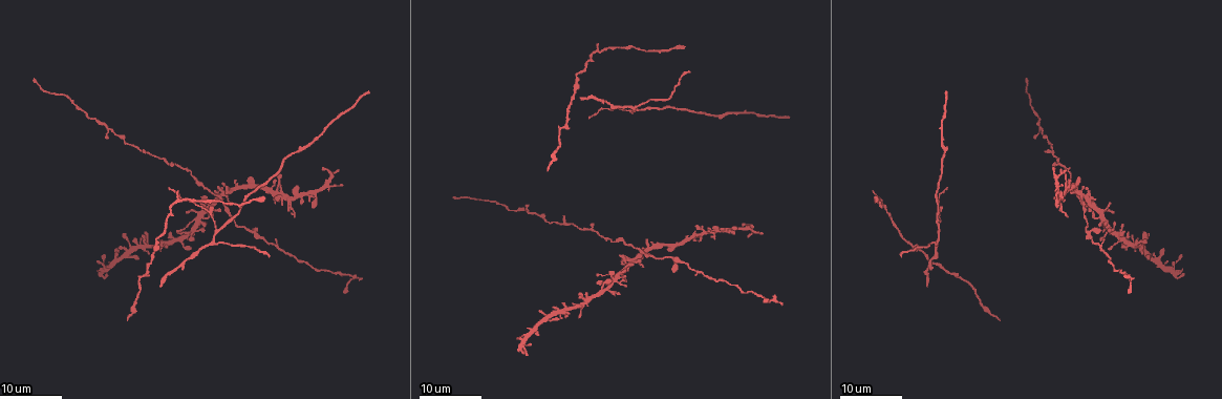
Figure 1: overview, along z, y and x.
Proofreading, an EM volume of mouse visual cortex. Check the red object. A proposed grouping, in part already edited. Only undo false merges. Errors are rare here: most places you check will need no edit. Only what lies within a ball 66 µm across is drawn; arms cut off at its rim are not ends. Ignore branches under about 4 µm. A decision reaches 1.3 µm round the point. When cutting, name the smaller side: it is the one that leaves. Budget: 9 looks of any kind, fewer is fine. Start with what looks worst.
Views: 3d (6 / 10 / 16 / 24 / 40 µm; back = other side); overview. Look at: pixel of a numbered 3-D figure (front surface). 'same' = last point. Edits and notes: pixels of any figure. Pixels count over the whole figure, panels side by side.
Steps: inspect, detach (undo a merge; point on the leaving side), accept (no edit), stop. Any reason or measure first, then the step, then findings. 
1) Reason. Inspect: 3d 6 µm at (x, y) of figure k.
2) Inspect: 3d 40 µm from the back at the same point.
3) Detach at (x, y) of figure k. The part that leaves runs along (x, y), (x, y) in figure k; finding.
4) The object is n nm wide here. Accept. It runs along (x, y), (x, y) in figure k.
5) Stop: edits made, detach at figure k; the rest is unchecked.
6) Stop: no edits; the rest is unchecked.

Branch point. Inspect: 3d 24 µm at (216, 229) of figure 1.

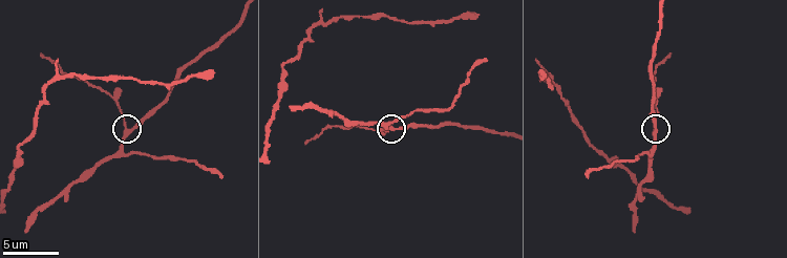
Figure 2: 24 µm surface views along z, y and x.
Inspect: 3d 6 µm at (396, 128) of figure 2.

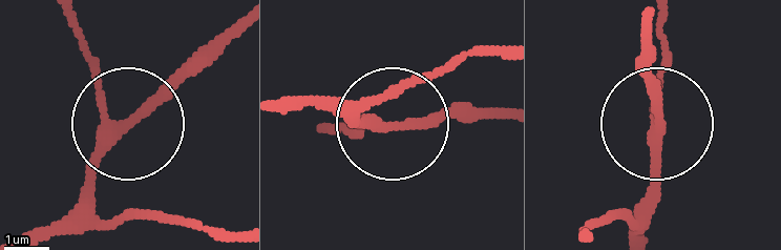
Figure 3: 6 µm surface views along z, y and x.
3 arms meet here. Accept. One neuron here.

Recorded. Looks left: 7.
Four or more arms meet. Inspect: 3d 24 µm at (641, 252) of figure 1.

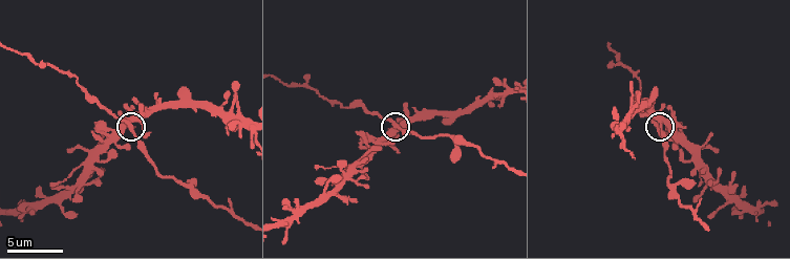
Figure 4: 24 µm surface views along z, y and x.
Inspect: 3d 10 µm at (658, 125) of figure 4.

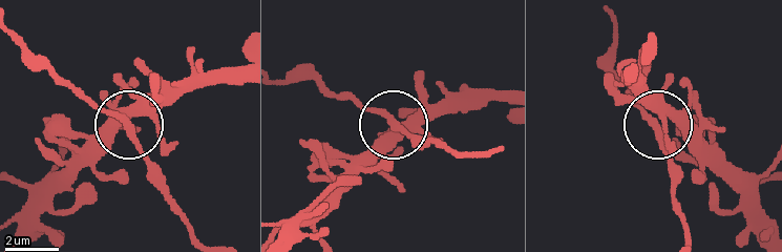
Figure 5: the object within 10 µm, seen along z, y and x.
4 arms meet here. Accept. Continuous, no second neuron.

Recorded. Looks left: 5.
Calibre changes. Inspect: 3d 24 µm at (108, 130) of figure 1.

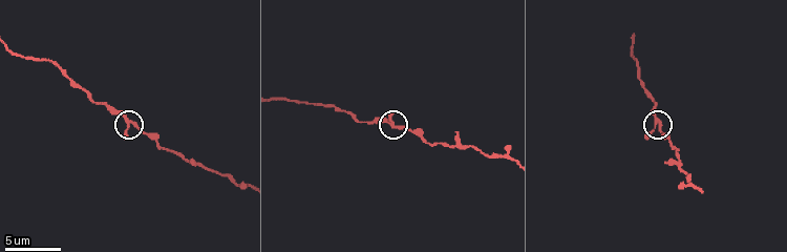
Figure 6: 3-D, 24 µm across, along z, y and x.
Inspect: 3d 10 µm at (129, 120) of figure 6.

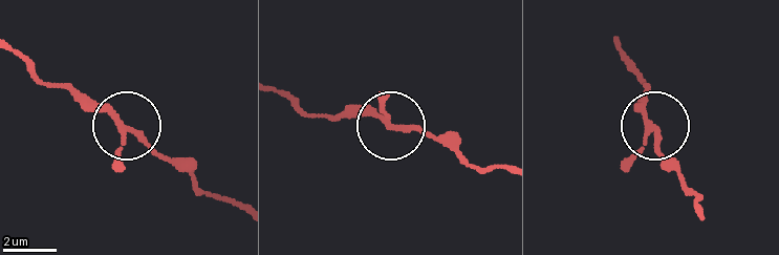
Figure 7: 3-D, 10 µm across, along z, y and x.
The object is 190 nm wide here. Accept. It runs along (502, 168), (476, 166), (449, 143), (367, 113), (336, 113) in figure 7; all the same neuron.

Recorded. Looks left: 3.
Two arms in line, one across. Inspect: 3d 6 µm at (449, 134) of figure 4.

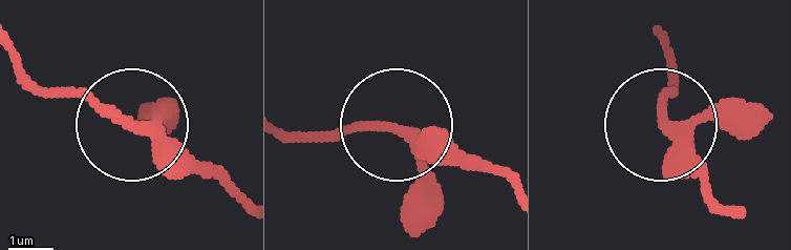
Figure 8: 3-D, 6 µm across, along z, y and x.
Inspect: 3d 6 µm from the back at (665, 121) of figure 8.

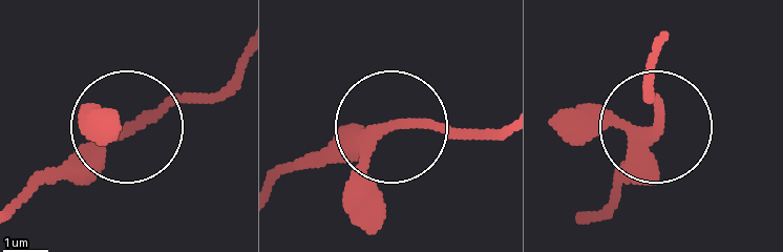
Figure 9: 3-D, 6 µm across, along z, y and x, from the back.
The object is 210 nm wide here. Accept. It runs along (495, 134), (382, 123), (284, 168) in figure 9; continuous, no second neuron.

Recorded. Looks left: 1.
Stop: no edits; the rest is unchecked.

